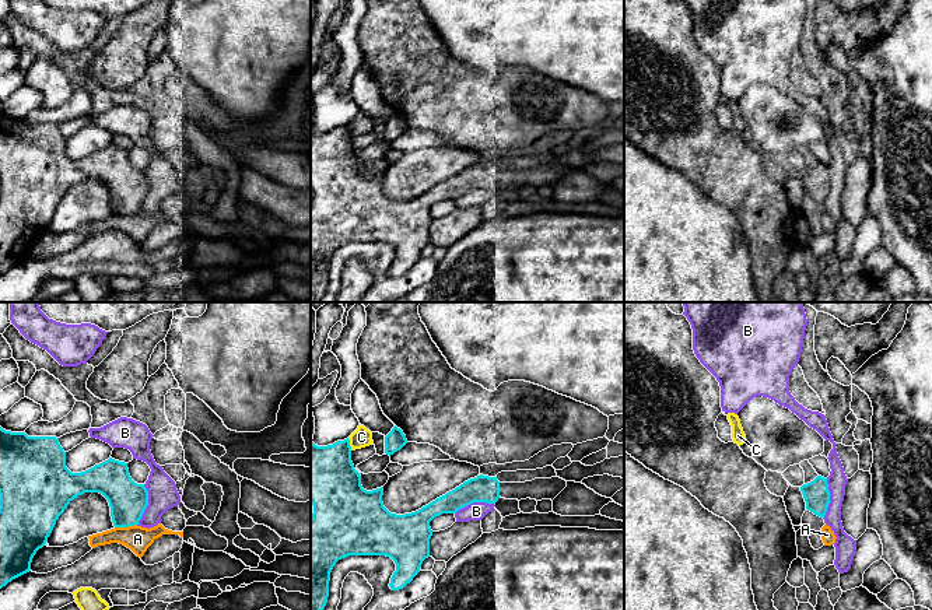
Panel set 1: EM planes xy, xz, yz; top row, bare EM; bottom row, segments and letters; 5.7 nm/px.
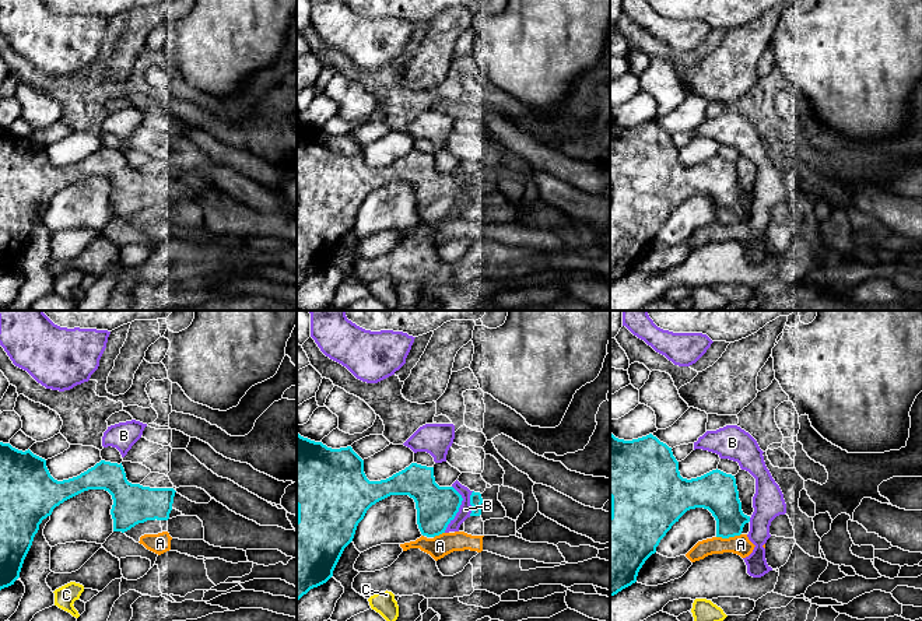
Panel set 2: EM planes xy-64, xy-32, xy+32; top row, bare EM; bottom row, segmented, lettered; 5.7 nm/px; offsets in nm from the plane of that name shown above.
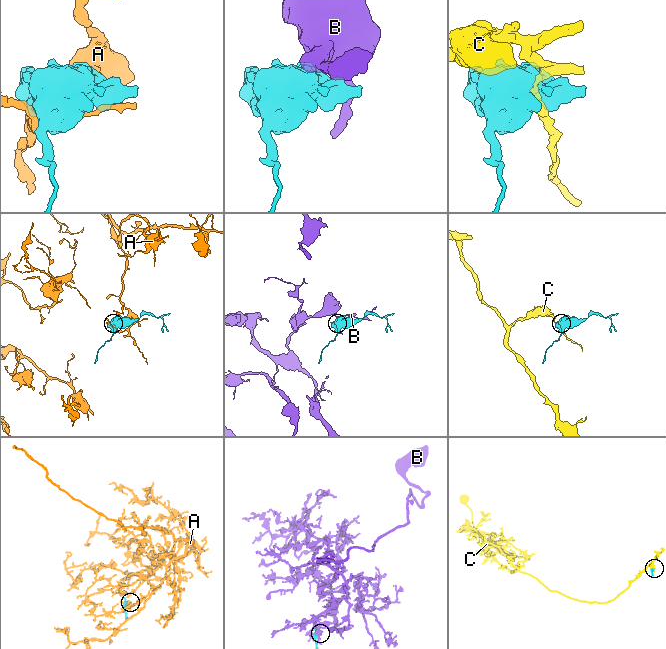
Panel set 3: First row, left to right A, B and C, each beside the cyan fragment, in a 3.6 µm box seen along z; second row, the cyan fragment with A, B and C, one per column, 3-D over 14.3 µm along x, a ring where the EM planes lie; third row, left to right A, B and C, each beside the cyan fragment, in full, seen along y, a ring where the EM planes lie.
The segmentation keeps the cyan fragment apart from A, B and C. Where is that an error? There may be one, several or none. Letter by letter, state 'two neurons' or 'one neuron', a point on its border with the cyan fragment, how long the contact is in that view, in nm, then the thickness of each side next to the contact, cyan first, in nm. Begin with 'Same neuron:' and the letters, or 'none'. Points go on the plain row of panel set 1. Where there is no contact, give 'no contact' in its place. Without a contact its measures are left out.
Same neuron: none
A: two neurons; meets cyan in xy at (125, 213); contact 130 nm long; 220 nm thick on the cyan side, 150 nm on the other
B: two neurons; meets cyan in xy at (147, 190); contact 240 nm long; 220 nm thick on the cyan side, 170 nm on the other
C: two neurons; meets cyan in xz at (349, 130); contact 80 nm long; 340 nm thick on the cyan side, 110 nm on the other

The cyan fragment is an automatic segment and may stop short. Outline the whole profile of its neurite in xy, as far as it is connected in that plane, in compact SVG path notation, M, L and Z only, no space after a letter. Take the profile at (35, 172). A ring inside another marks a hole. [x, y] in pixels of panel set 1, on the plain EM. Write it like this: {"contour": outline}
{"contour": "M0 113L0 276L29 259L34 242L46 231L59 203L74 185L84 179L99 179L108 186L115 214L139 211L148 192L148 178L144 171L132 166L127 150L109 144L85 158L71 159L66 154L66 139L59 125L28 123L25 119L11 119Z"}

